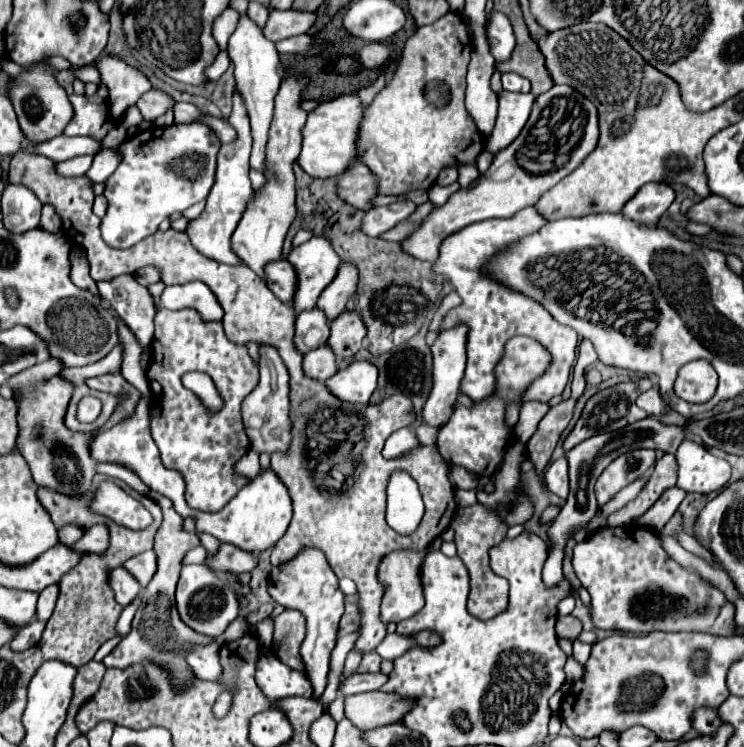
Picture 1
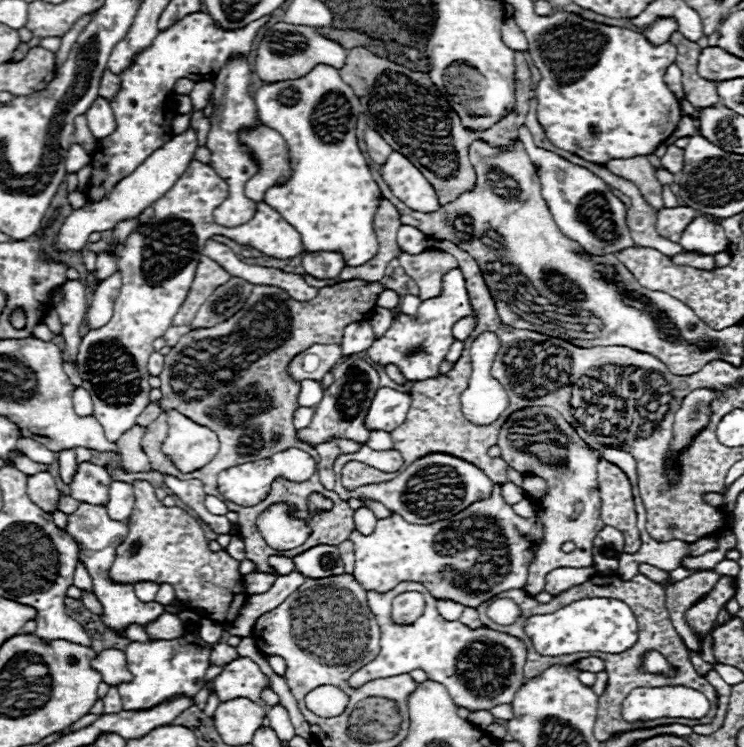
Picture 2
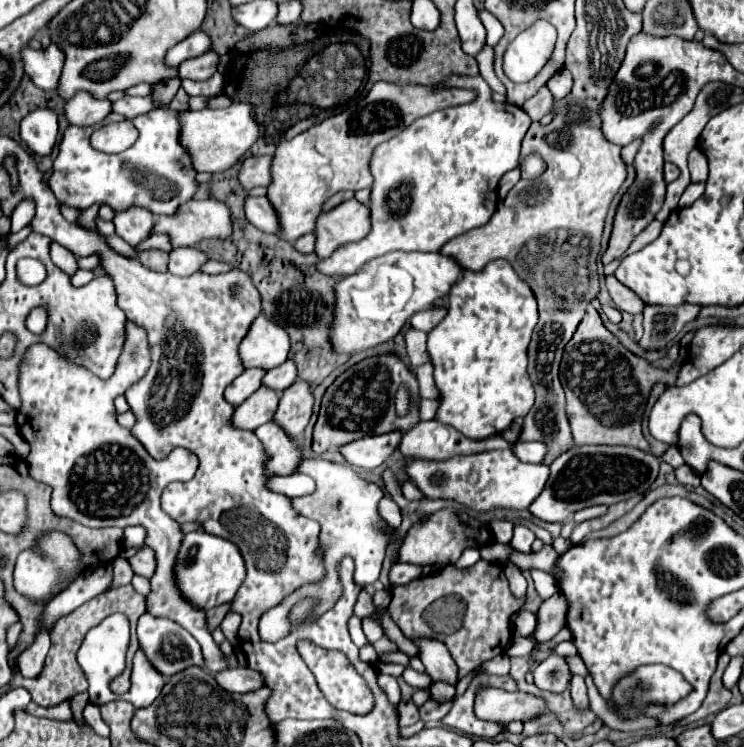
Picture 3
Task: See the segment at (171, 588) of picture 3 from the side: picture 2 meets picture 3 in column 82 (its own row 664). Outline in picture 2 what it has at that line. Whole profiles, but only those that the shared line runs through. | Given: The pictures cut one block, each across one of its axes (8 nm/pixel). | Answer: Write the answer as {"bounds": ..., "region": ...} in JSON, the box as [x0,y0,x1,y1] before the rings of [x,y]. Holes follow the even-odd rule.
{"bounds":[348,582,526,712],"region":[[[402,582],[394,590],[386,594],[378,594],[374,590],[366,592],[368,606],[376,616],[380,626],[380,654],[374,662],[366,664],[358,672],[354,672],[348,680],[350,686],[358,688],[374,678],[390,678],[398,674],[408,674],[416,668],[424,670],[428,680],[440,682],[450,692],[456,706],[462,706],[470,712],[490,710],[498,704],[510,704],[516,696],[516,690],[526,682],[524,664],[526,664],[526,644],[510,634],[496,632],[492,628],[468,628],[460,620],[446,620],[436,610],[436,598],[418,584],[418,582]],[[402,592],[422,592],[426,600],[424,614],[414,624],[394,624],[392,622],[392,600]]]}

